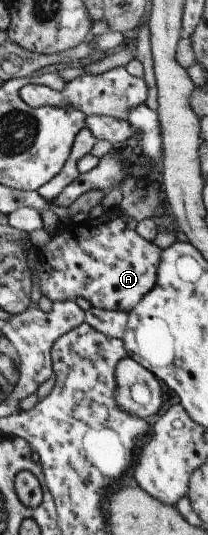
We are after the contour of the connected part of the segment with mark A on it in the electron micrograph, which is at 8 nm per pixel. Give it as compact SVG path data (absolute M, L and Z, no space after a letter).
M116 209L84 222L65 221L45 246L35 246L42 294L53 302L82 296L93 307L130 313L155 286L161 256L161 248L137 234L137 224Z

